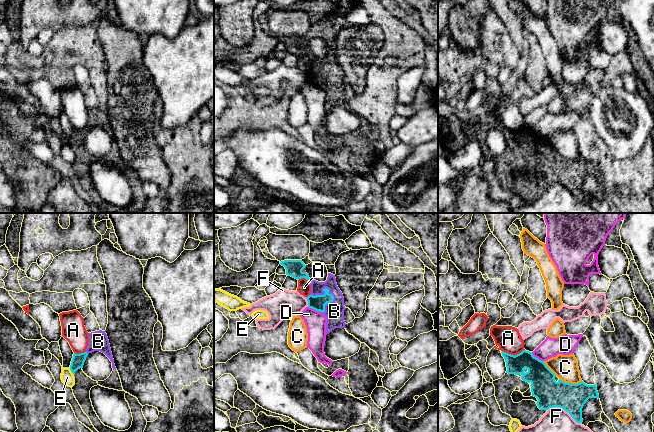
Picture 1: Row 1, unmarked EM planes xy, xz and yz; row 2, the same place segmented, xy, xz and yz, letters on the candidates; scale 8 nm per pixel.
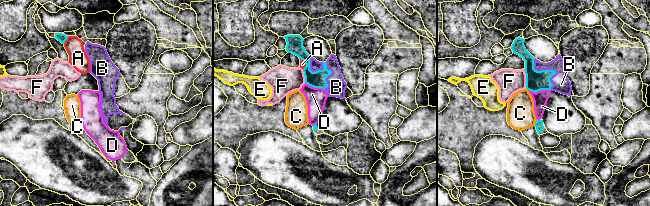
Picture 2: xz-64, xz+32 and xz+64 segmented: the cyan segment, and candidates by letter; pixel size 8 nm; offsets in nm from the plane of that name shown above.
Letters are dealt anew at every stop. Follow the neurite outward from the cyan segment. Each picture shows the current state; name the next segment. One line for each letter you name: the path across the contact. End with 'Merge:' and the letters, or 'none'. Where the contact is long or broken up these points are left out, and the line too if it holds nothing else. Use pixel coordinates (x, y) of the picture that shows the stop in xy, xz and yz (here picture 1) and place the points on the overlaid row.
Merge: B

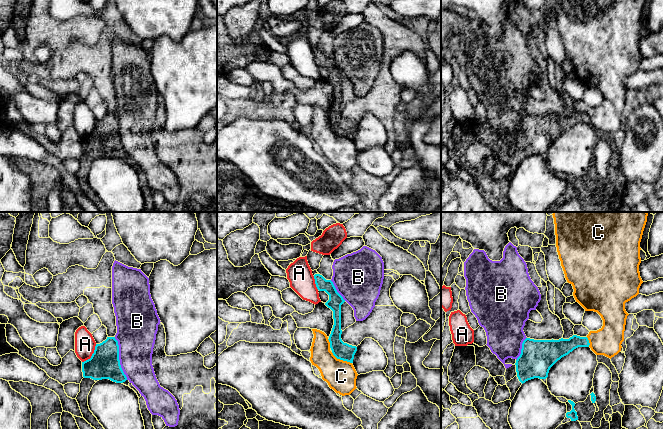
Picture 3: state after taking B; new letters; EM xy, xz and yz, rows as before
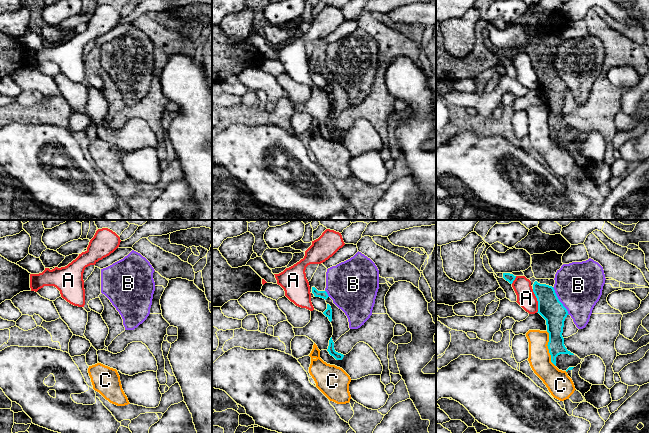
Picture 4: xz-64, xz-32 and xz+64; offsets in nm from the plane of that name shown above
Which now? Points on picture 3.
Merge: none

